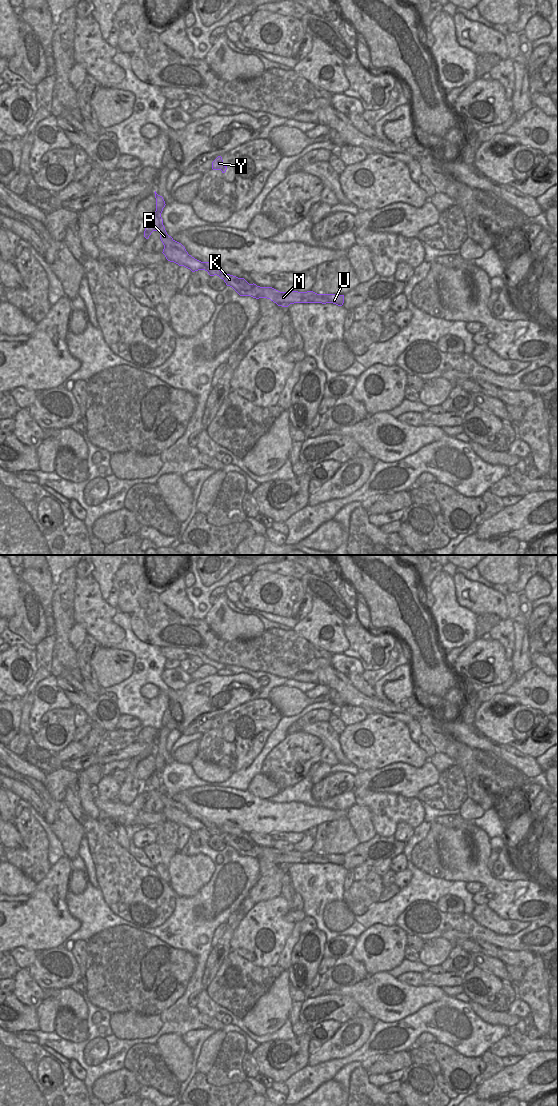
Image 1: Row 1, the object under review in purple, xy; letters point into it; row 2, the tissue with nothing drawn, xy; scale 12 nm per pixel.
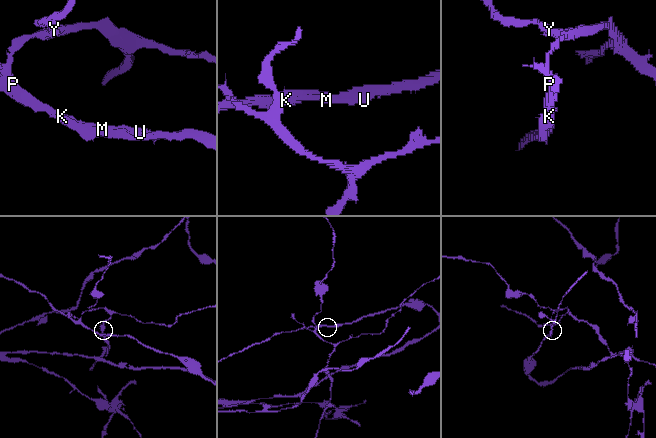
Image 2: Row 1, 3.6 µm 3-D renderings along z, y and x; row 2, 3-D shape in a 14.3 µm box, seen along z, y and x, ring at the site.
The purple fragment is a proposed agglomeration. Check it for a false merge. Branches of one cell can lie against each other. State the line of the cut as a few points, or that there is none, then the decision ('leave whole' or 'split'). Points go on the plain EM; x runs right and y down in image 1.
cut in xy along (150, 784), (153, 787), (160, 787), (162, 785); split

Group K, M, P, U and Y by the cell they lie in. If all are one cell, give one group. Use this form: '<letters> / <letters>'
K M P U / Y

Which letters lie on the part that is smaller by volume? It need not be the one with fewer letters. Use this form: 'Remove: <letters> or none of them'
Remove: Y

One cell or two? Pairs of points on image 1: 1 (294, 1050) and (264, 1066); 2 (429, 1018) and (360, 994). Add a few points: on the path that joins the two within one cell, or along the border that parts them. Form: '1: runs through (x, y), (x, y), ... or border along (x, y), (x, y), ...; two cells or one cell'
1: runs through (287, 1056), (271, 1061); one cell
2: border along (435, 1002), (430, 1002), (415, 1012), (392, 1022); two cells

